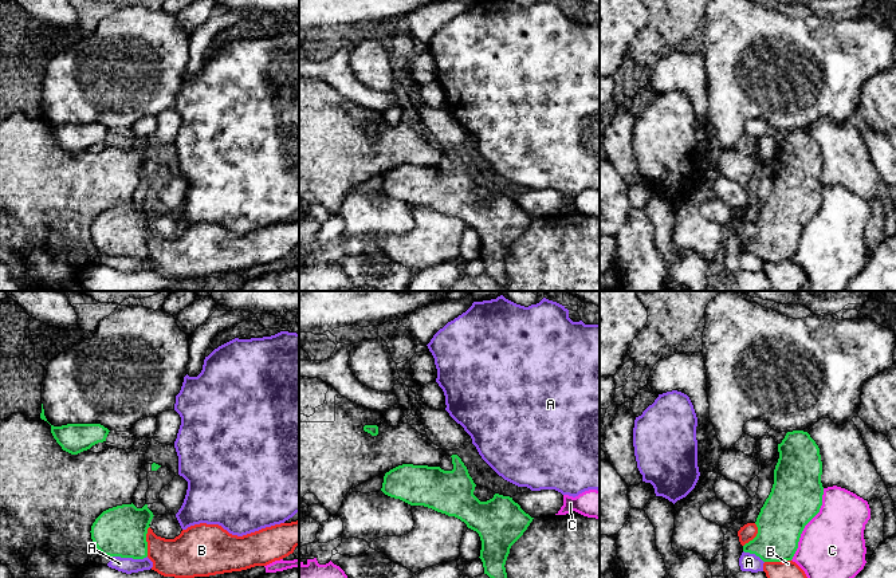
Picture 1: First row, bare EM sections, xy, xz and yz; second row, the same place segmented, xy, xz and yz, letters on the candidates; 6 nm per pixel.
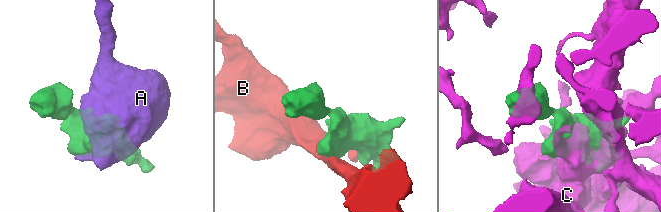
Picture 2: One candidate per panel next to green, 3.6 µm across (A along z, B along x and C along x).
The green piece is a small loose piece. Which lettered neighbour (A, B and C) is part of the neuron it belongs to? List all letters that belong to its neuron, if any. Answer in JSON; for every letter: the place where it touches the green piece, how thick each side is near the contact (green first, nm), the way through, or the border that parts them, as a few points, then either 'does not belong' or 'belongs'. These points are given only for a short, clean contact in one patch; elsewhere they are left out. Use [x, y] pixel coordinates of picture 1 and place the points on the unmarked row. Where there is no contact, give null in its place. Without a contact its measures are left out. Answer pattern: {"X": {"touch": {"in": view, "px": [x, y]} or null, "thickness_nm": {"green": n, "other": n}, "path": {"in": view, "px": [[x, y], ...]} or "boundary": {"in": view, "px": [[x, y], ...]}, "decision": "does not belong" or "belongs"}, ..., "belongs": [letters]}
{"A": {"touch": {"in": "xy", "px": [129, 256]}, "thickness_nm": {"green": 300, "other": 100}, "boundary": {"in": "xy", "px": [[112, 255], [146, 256]]}, "decision": "does not belong"}, "B": {"touch": {"in": "xy", "px": [145, 240]}, "thickness_nm": {"green": 300, "other": 260}, "boundary": {"in": "xy", "px": [[149, 225], [146, 255]]}, "decision": "does not belong"}, "C": {"touch": {"in": "yz", "px": [806, 223]}, "thickness_nm": {"green": 320, "other": 400}, "decision": "does not belong"}, "belongs": []}

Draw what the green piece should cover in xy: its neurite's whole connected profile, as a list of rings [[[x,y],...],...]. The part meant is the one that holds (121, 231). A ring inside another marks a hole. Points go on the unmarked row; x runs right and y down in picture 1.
[[[133,203],[109,208],[93,223],[91,239],[103,255],[144,259],[148,256],[146,233],[153,216],[148,204],[142,208],[137,208]]]

